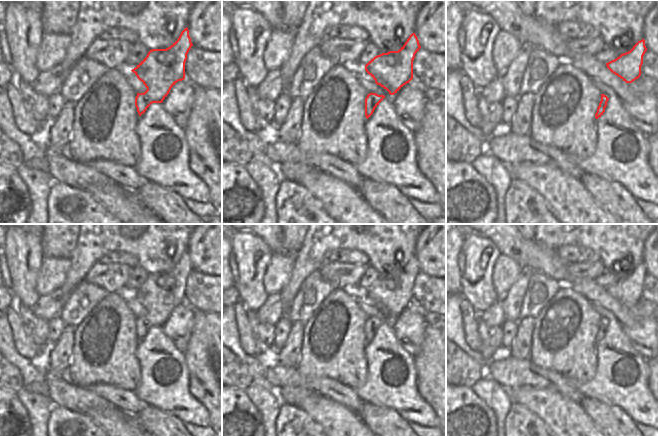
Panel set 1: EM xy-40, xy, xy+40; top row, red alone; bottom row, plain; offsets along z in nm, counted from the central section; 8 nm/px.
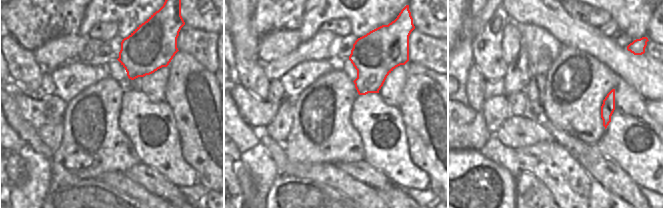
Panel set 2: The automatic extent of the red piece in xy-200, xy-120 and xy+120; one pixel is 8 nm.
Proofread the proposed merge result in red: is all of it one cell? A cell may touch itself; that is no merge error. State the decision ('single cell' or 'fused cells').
single cell

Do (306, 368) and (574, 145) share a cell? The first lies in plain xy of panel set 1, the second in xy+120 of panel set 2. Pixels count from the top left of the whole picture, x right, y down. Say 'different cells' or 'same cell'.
different cells

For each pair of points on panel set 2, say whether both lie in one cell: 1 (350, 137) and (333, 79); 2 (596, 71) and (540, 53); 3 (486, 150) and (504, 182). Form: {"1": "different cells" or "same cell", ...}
{"1": "same cell", "2": "different cells", "3": "different cells"}

